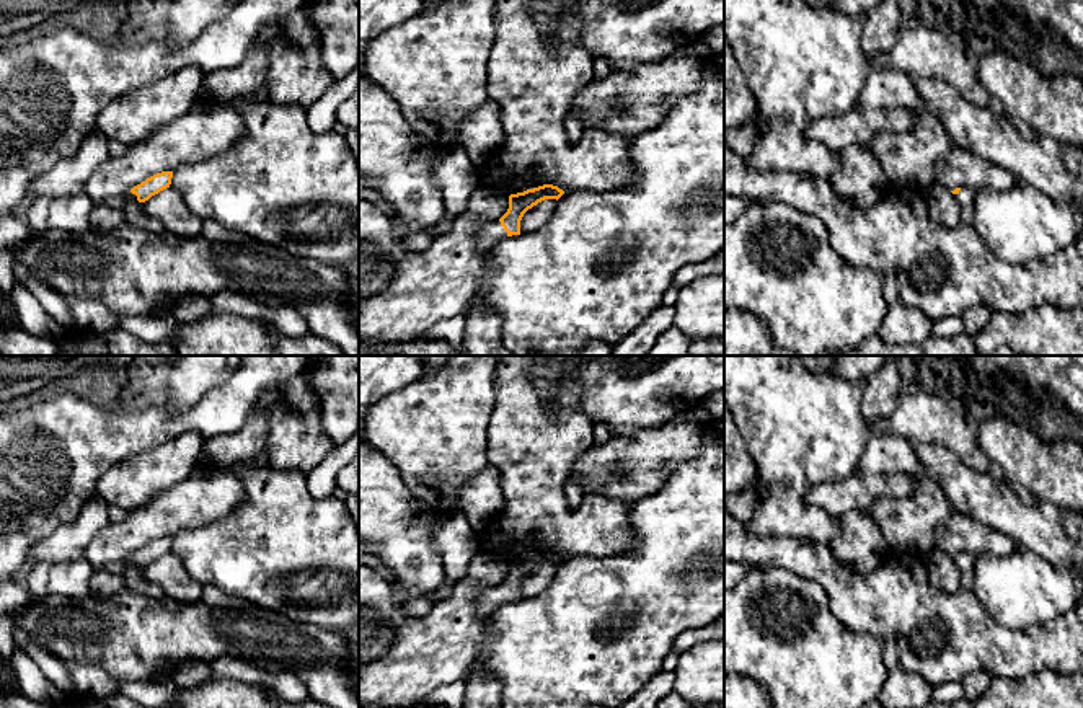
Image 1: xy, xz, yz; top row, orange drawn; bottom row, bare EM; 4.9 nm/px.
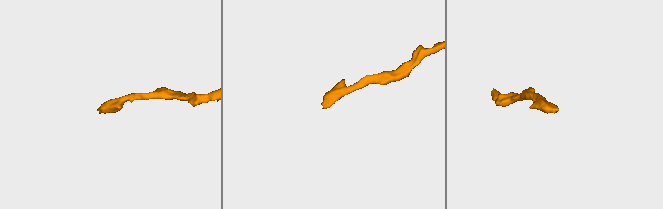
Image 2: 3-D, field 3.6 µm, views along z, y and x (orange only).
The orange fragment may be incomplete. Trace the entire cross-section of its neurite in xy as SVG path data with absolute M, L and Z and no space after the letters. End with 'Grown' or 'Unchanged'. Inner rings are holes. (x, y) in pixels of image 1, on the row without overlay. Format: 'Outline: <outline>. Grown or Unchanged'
Outline: M173 537L157 538L150 543L147 543L145 546L142 546L140 550L134 551L127 560L114 561L114 563L104 566L104 569L121 574L126 566L145 568L152 561L170 553L171 543L173 543Z. Grown

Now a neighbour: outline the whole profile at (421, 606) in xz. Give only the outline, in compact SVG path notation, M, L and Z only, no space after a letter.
M400 594L400 602L404 608L404 612L409 615L409 617L424 617L431 612L432 608L432 602L421 595L421 597L411 597L411 595L404 595L404 594Z

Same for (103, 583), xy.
M99 568L90 579L88 595L96 599L106 599L109 595L116 595L124 589L126 589L126 576Z

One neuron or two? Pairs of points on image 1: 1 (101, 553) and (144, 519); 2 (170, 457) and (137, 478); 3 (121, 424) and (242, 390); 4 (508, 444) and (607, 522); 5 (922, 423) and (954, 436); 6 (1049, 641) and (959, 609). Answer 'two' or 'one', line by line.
1: one
2: one
3: one
4: one
5: one
6: one

